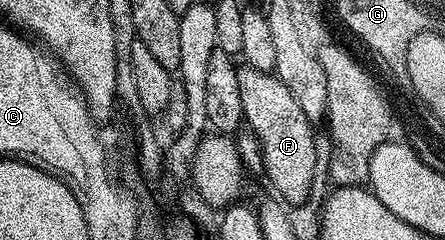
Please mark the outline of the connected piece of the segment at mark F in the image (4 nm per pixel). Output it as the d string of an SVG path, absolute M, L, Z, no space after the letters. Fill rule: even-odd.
M239 68L237 86L241 86L241 102L243 103L243 118L250 135L259 141L259 152L263 155L262 175L267 175L271 188L276 192L278 199L284 205L304 205L310 198L310 184L313 182L314 163L317 162L317 150L315 149L316 131L312 131L313 122L301 110L297 98L289 94L279 77L271 72L262 72L260 68Z

